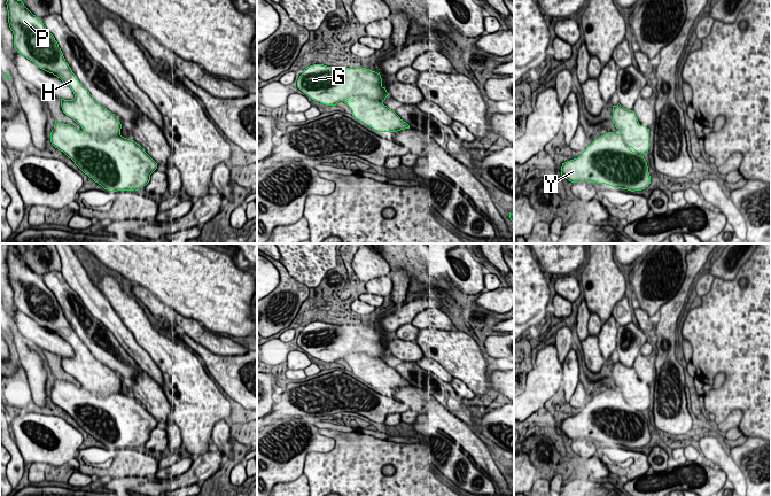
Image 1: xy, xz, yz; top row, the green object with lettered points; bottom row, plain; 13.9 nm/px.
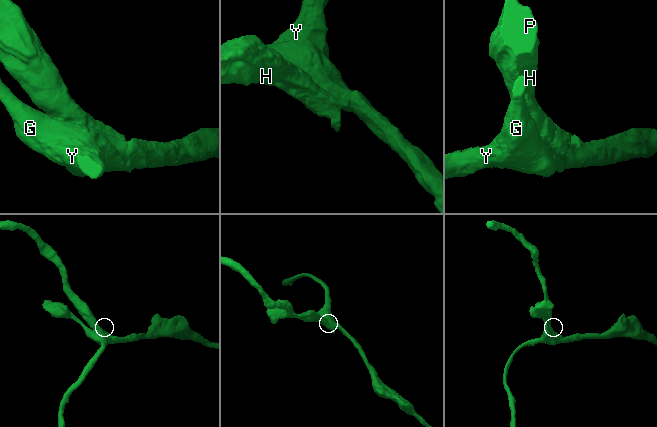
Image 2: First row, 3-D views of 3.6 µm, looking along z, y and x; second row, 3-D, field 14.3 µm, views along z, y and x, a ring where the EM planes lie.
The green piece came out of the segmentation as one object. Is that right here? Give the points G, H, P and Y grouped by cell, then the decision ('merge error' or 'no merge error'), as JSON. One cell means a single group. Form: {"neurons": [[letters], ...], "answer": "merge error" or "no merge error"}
{"neurons": [["G", "Y"], ["H", "P"]], "answer": "merge error"}

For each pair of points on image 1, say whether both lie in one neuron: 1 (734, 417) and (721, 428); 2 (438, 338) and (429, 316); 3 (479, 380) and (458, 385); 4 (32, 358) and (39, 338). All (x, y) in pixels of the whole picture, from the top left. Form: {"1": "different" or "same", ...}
{"1": "same", "2": "different", "3": "different", "4": "different"}

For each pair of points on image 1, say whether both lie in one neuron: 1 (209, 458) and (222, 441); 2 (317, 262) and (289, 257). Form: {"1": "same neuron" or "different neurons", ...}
{"1": "different neurons", "2": "same neuron"}

